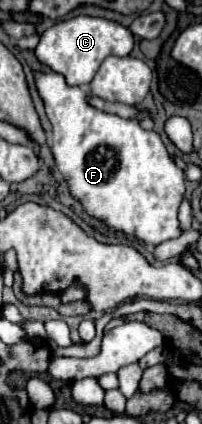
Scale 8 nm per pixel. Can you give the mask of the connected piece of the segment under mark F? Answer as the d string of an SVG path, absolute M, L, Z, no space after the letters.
M35 73L39 95L45 103L47 117L53 125L51 151L55 157L57 175L69 185L69 193L79 201L85 213L115 233L125 233L147 247L157 247L167 239L181 235L177 211L185 193L185 175L171 161L161 137L155 131L145 131L139 121L123 119L113 113L105 113L89 103L89 95L81 87L69 87L59 73Z

